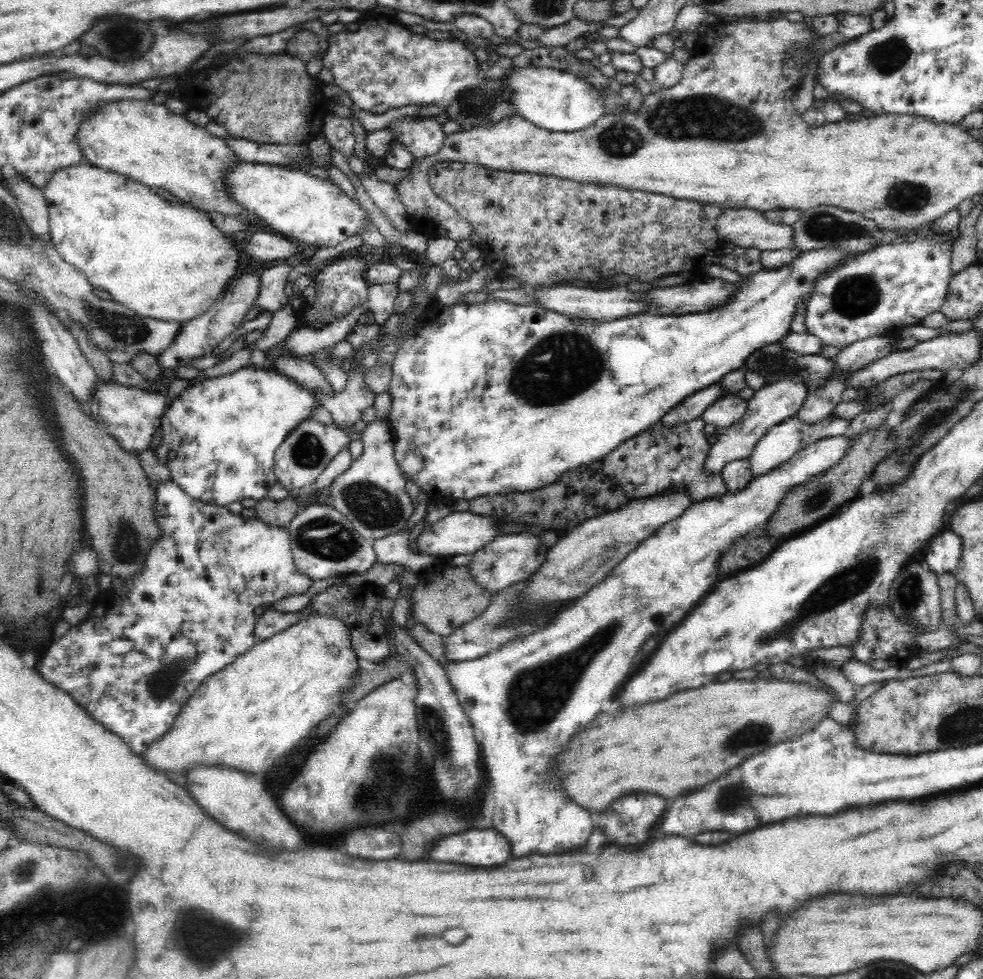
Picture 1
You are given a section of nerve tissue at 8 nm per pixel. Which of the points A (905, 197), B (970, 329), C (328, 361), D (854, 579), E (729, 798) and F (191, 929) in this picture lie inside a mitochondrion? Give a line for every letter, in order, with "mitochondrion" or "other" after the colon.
A: mitochondrion
B: other
C: other
D: mitochondrion
E: mitochondrion
F: mitochondrion

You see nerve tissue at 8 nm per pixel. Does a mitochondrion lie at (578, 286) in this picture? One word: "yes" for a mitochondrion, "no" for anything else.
no

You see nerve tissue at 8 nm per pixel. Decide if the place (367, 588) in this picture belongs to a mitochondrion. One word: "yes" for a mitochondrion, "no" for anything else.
no

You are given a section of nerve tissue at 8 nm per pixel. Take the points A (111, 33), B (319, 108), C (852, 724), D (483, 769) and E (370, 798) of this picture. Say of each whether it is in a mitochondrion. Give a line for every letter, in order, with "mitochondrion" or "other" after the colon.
A: mitochondrion
B: other
C: other
D: other
E: mitochondrion

